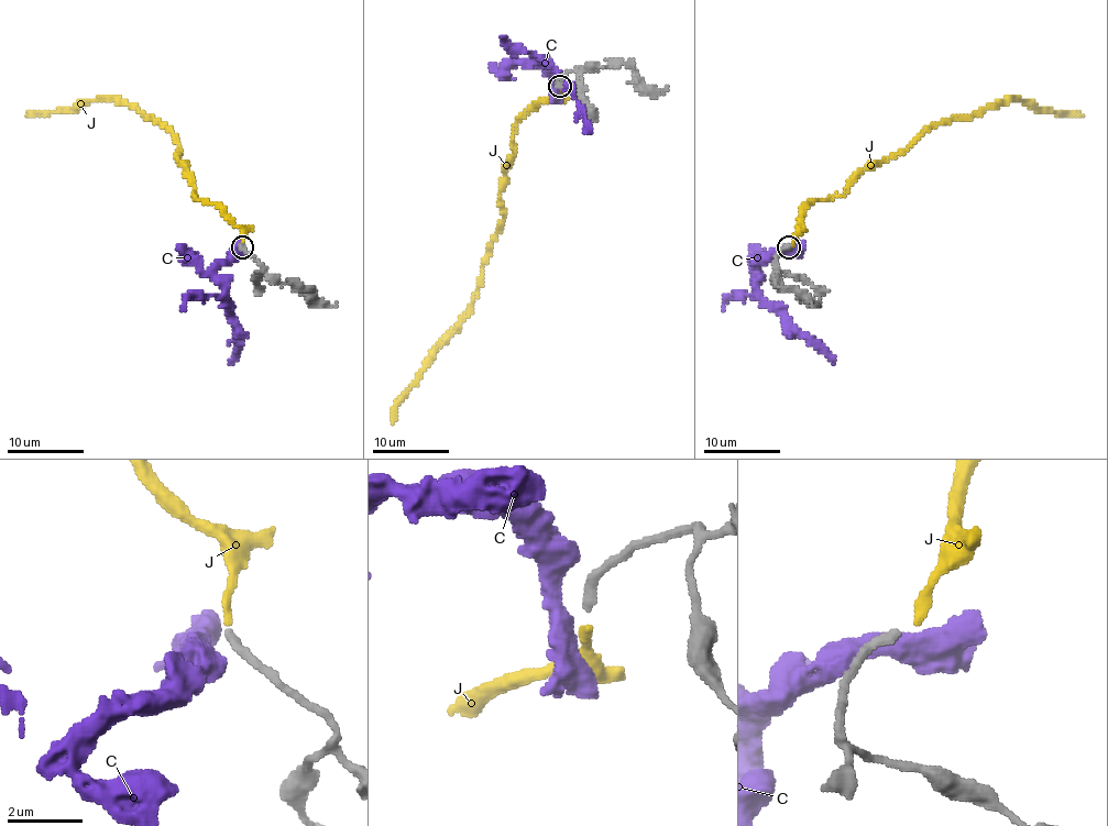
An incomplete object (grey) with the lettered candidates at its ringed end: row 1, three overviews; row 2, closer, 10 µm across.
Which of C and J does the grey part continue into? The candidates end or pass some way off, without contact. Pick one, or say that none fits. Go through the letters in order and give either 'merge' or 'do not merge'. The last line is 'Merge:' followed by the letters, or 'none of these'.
C: do not merge
J: merge
Merge: J

